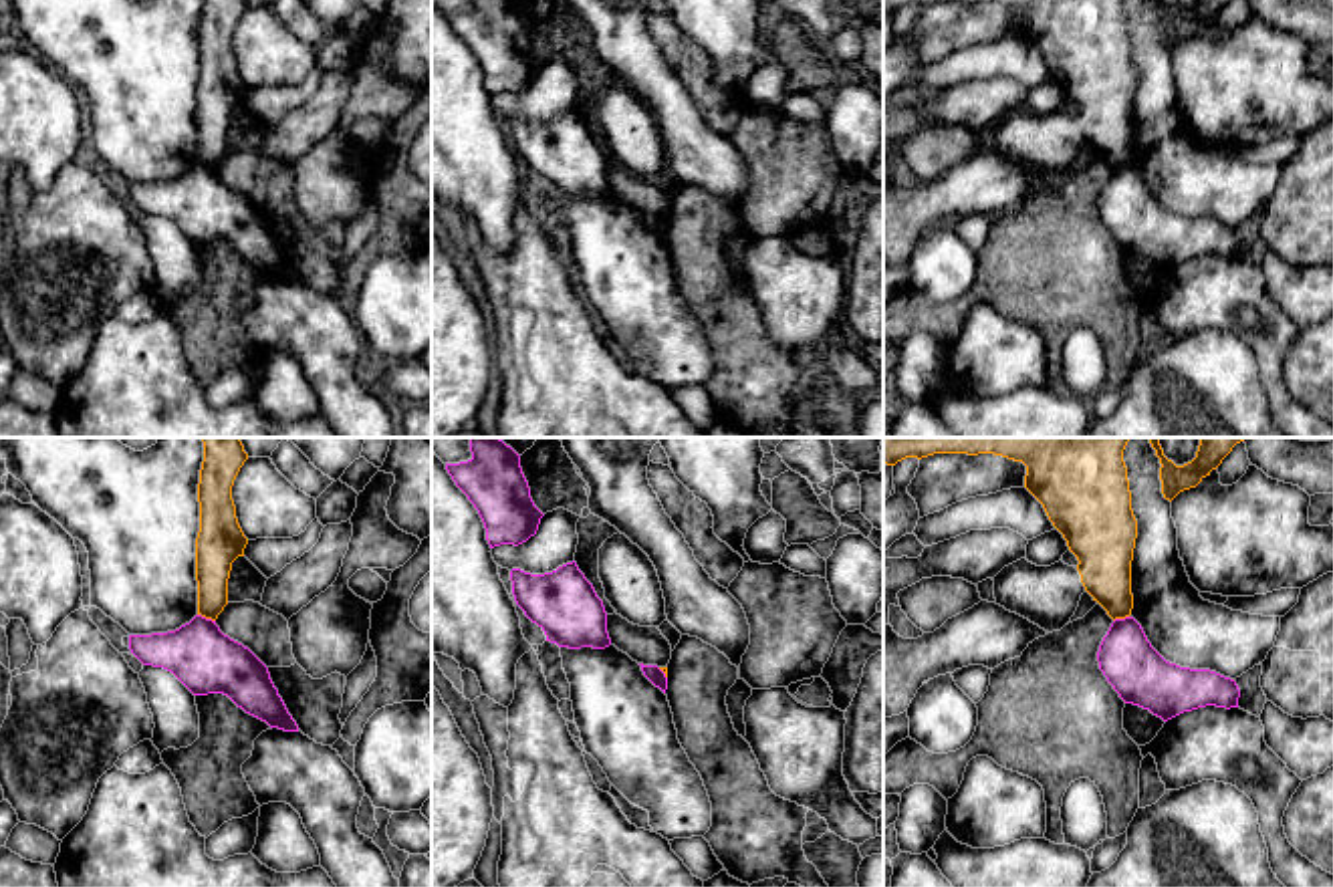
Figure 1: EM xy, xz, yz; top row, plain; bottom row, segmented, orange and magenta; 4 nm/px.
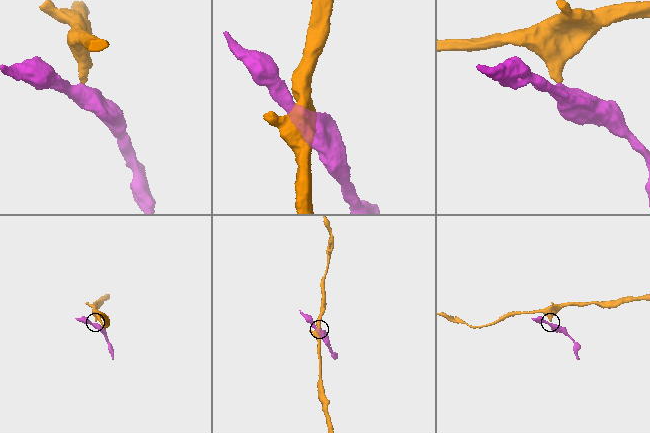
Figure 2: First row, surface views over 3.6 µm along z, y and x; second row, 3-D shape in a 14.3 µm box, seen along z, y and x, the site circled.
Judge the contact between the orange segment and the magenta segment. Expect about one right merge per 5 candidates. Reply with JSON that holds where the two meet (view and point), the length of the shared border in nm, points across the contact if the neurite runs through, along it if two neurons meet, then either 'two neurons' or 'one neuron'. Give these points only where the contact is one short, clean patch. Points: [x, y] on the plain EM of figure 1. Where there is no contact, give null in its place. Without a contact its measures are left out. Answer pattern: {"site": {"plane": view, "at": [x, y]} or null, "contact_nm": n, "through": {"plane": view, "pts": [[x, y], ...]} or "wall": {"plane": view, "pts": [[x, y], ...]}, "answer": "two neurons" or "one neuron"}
{"site": {"plane": "xy", "at": [206, 166]}, "contact_nm": 80, "wall": {"plane": "xy", "pts": [[198, 162], [214, 170]]}, "answer": "two neurons"}

